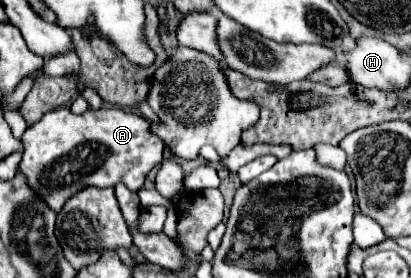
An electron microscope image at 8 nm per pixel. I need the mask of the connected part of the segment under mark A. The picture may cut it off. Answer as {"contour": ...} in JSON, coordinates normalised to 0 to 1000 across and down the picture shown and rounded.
{"contour":[[[263,374],[204,410],[175,410],[170,381],[127,396],[63,460],[54,518],[58,561],[44,612],[63,626],[68,662],[136,763],[204,669],[263,676],[297,655],[316,683],[341,683],[355,626],[394,583],[399,540],[394,504],[365,482],[365,439],[350,417]]]}

